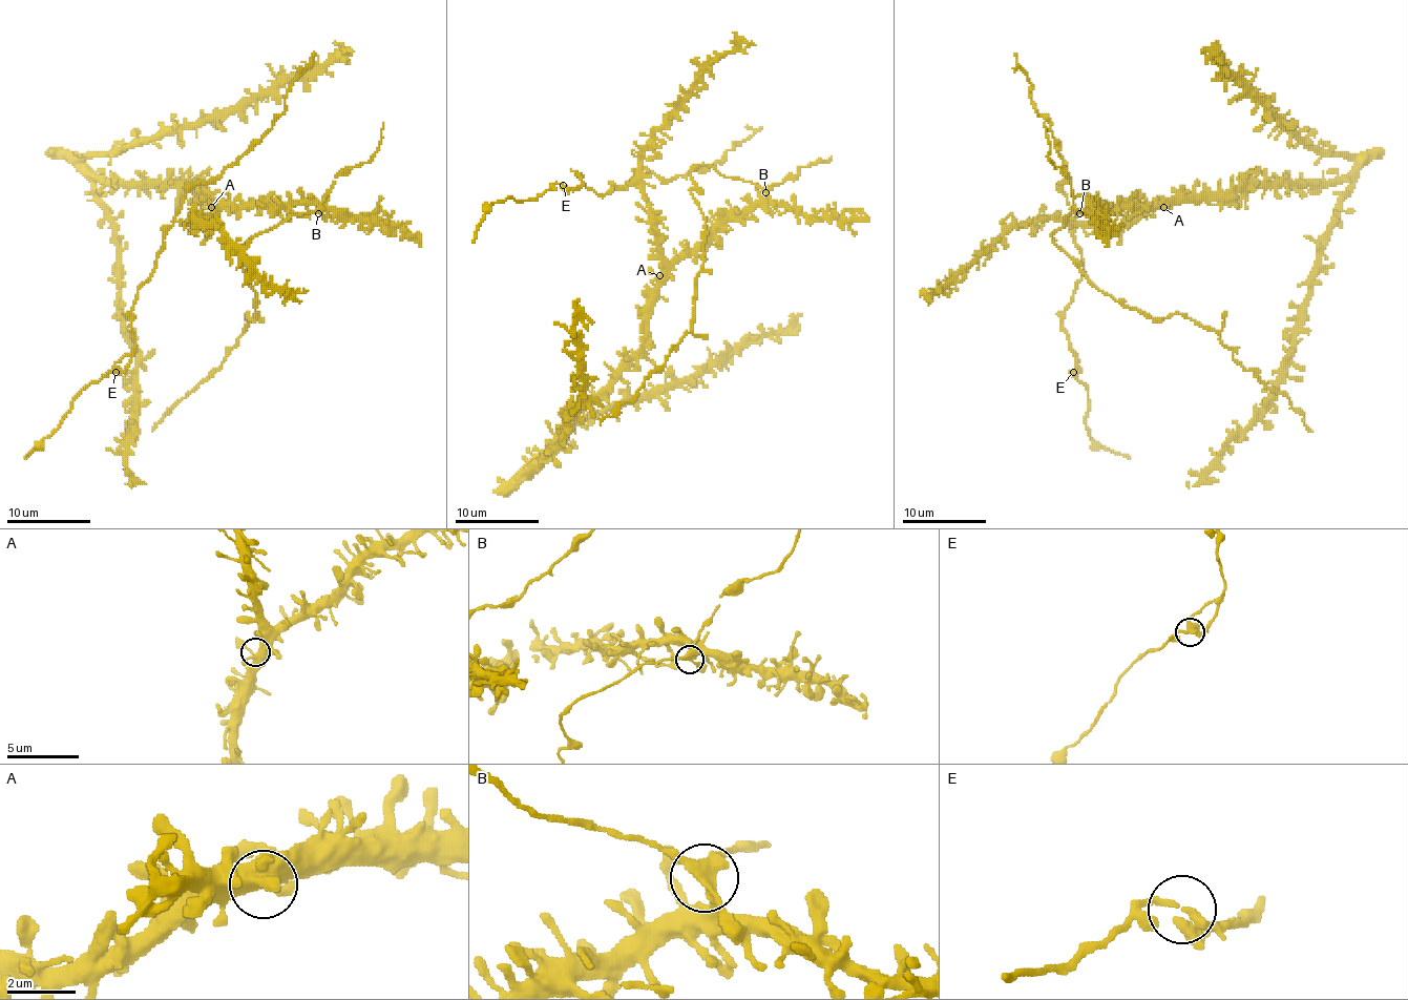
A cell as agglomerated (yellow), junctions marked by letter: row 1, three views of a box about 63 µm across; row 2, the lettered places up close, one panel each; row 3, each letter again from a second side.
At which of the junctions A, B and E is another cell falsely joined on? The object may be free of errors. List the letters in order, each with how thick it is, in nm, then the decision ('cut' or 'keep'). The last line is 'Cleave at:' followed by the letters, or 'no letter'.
A: 440 nm | keep
B: 320 nm | keep
E: 240 nm | keep
Cleave at: no letter

